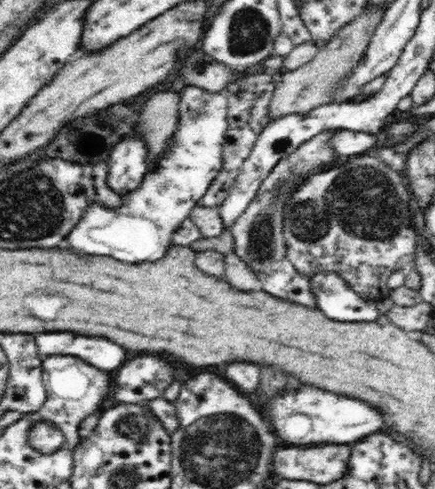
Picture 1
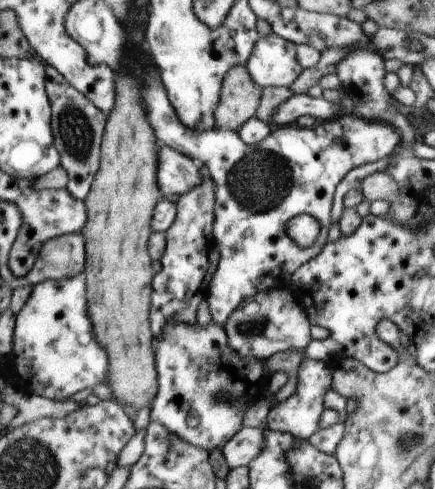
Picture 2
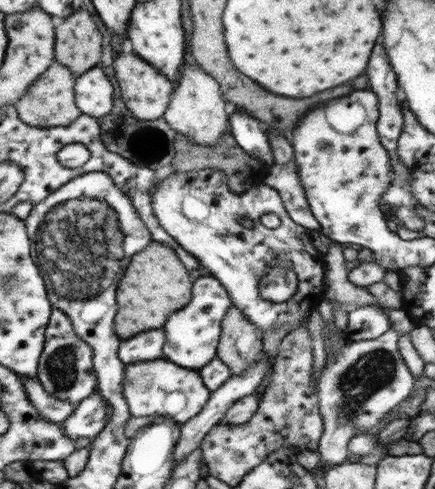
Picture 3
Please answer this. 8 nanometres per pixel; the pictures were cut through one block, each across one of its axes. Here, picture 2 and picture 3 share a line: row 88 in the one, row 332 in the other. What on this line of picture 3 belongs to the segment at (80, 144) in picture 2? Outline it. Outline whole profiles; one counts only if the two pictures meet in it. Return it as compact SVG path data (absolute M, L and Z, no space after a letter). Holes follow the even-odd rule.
M53 308L45 330L45 346L37 364L37 382L41 382L43 390L47 390L47 394L53 394L53 398L77 406L83 402L83 398L91 396L97 390L97 376L93 370L93 350L71 328L73 326L69 322L69 316L59 308Z

